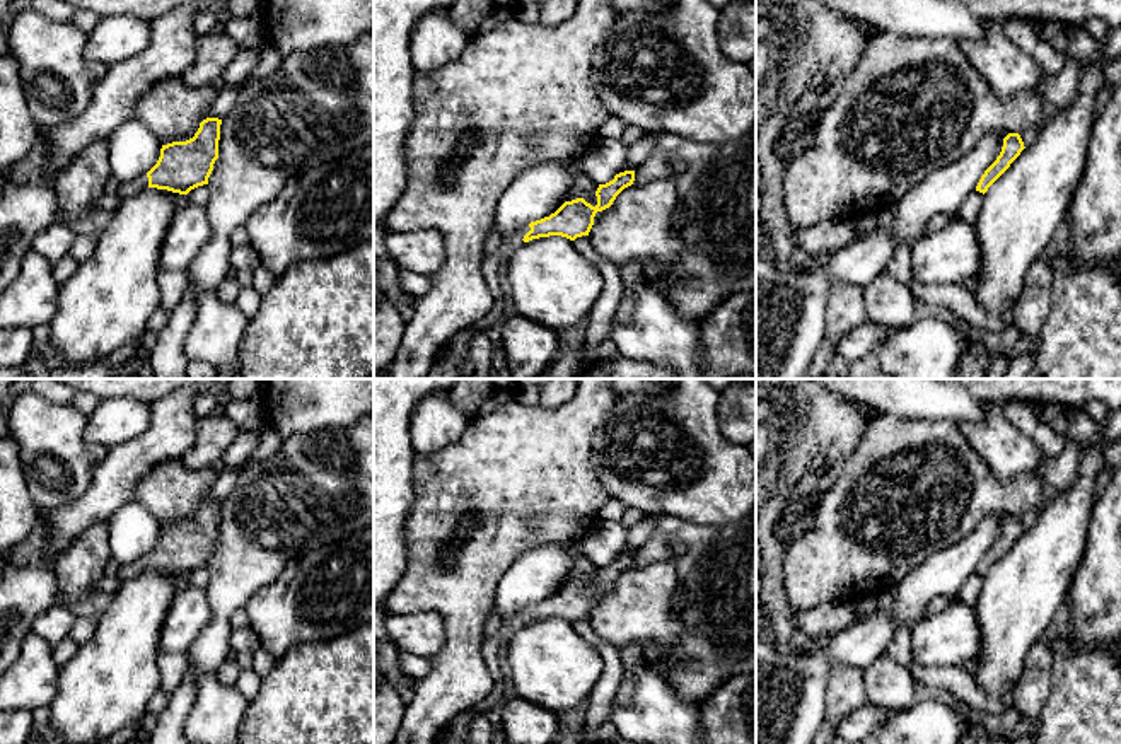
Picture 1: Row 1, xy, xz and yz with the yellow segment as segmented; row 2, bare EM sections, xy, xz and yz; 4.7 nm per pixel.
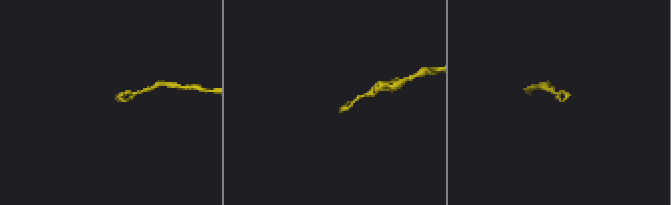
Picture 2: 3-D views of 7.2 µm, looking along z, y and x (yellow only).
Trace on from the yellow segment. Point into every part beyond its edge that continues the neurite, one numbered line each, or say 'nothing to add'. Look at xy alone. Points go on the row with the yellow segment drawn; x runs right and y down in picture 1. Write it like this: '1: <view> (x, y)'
1: xy (139, 185)

